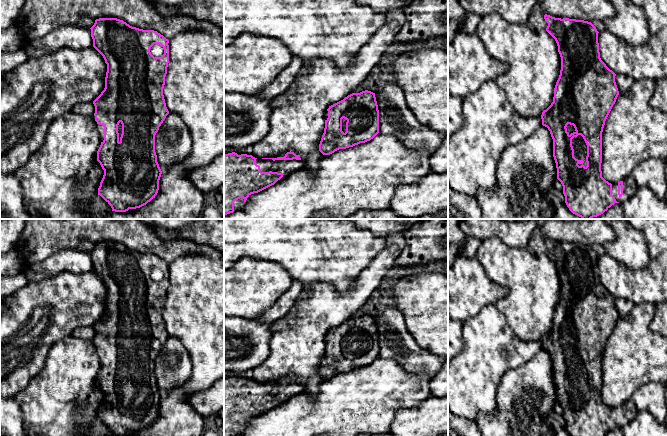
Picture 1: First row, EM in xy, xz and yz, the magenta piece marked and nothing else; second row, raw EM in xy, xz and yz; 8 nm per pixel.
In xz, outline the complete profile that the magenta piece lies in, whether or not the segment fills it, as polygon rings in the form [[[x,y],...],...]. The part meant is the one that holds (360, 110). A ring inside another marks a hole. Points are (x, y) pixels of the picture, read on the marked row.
[[[352,93],[329,106],[319,151],[330,155],[373,139],[379,133],[379,110],[375,93]]]

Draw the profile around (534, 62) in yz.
[[[497,13],[482,16],[475,29],[475,34],[490,56],[509,65],[508,71],[496,78],[495,81],[505,92],[511,106],[523,117],[541,117],[542,112],[553,102],[554,88],[561,70],[561,57],[555,39],[546,30],[536,31],[527,24],[509,23]]]

